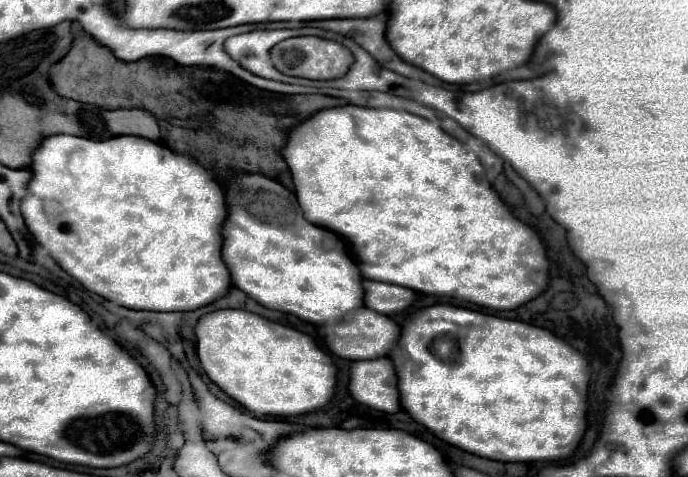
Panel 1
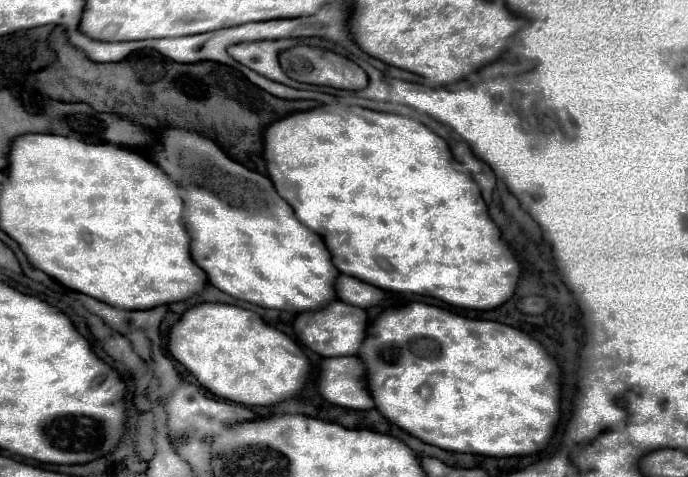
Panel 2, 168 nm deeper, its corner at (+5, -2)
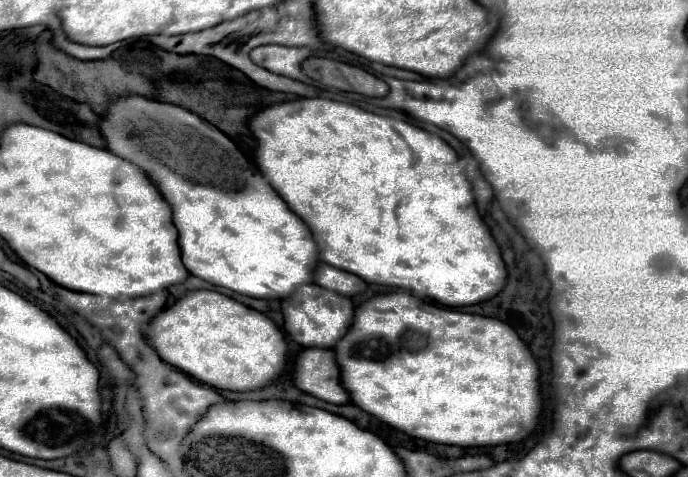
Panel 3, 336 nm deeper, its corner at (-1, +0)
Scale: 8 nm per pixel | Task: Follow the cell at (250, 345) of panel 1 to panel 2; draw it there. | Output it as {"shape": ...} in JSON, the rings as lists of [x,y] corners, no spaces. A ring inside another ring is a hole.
{"shape":[[[204,302],[188,308],[182,314],[182,318],[172,326],[168,348],[170,354],[182,366],[186,366],[204,388],[208,388],[218,398],[238,402],[244,406],[274,406],[278,402],[290,400],[304,390],[312,376],[312,364],[308,356],[290,336],[266,324],[256,312],[232,304]]]}

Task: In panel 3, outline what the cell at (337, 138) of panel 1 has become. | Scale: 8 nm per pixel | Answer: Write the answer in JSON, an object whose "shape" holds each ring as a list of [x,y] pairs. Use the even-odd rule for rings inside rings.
{"shape":[[[298,98],[298,100],[278,102],[278,104],[266,106],[266,108],[258,110],[254,116],[250,116],[248,128],[250,128],[252,136],[256,138],[254,162],[256,162],[258,170],[264,174],[268,184],[280,194],[280,198],[284,198],[284,202],[288,202],[288,208],[296,216],[304,218],[304,224],[312,230],[312,238],[316,238],[316,244],[320,246],[320,260],[322,262],[332,264],[334,268],[342,268],[346,272],[352,272],[352,274],[360,276],[366,282],[408,288],[408,290],[412,290],[412,292],[416,292],[420,296],[432,298],[432,300],[436,300],[436,302],[440,302],[444,306],[472,306],[472,304],[478,304],[478,302],[484,302],[484,300],[496,296],[504,288],[506,266],[502,262],[500,248],[494,242],[488,226],[484,224],[484,220],[480,218],[480,214],[476,210],[472,186],[464,178],[462,168],[458,166],[456,152],[442,138],[438,138],[436,134],[430,134],[430,132],[426,132],[422,128],[416,128],[416,126],[412,126],[412,124],[408,124],[404,120],[378,116],[378,114],[366,112],[366,110],[354,106],[354,104],[334,102],[334,100],[326,100],[326,98]]]}

